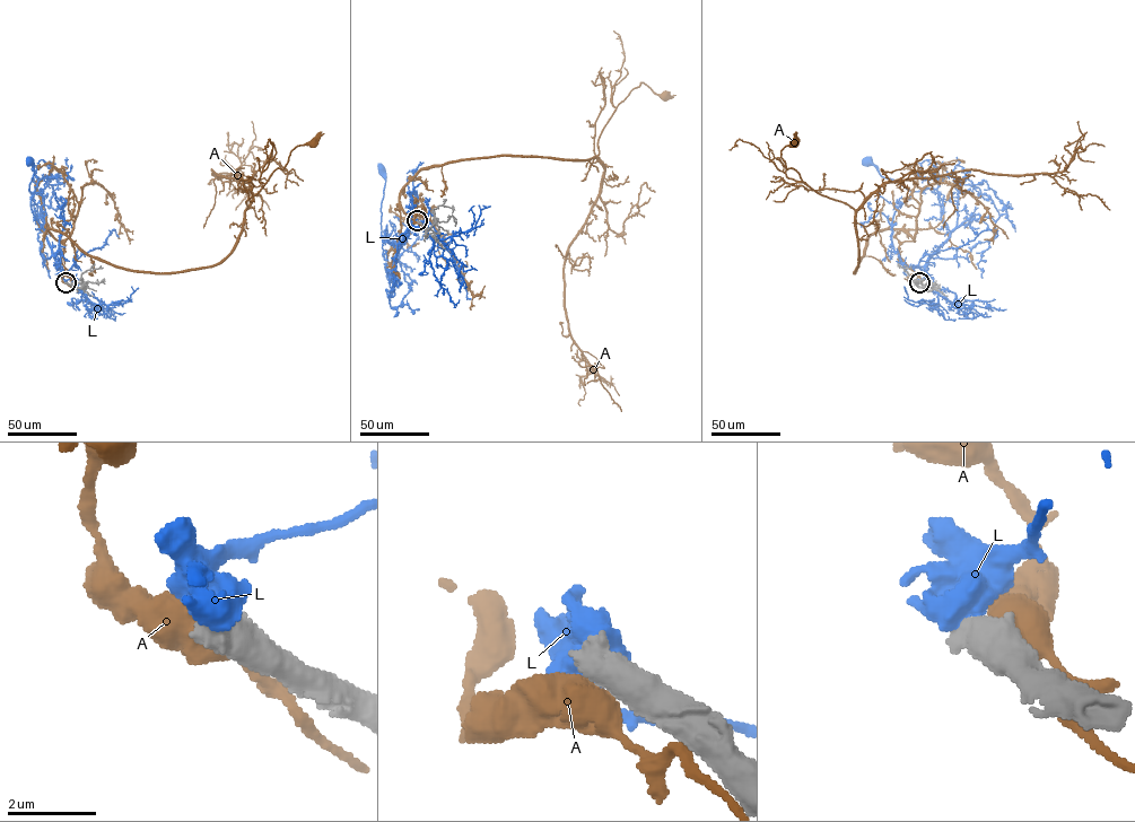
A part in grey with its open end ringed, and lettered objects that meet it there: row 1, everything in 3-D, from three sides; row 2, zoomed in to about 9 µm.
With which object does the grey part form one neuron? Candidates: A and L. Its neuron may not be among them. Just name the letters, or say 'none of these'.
none of these

